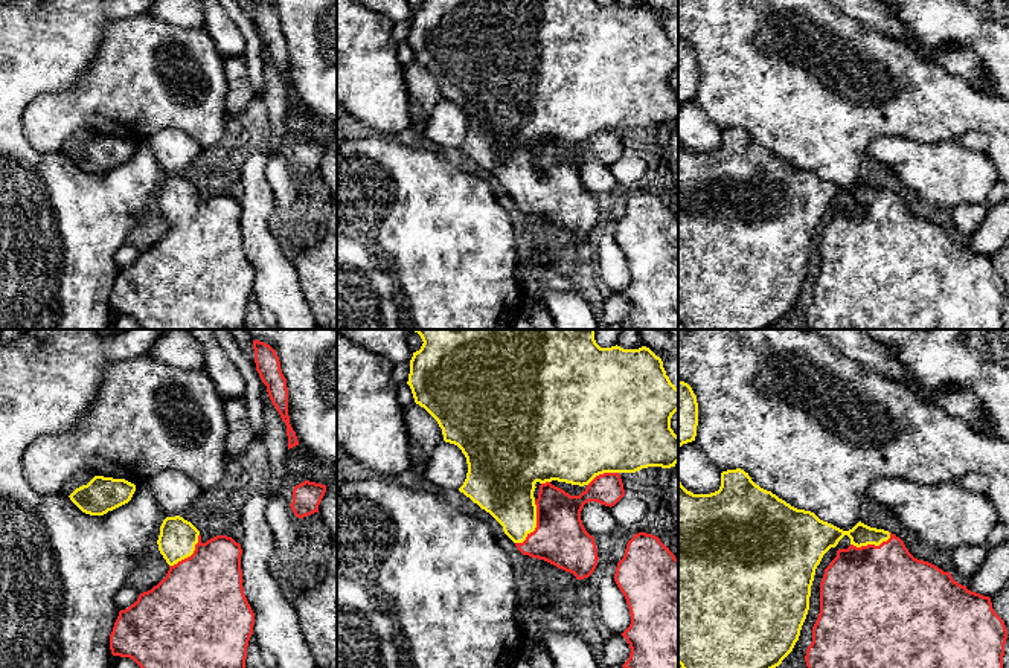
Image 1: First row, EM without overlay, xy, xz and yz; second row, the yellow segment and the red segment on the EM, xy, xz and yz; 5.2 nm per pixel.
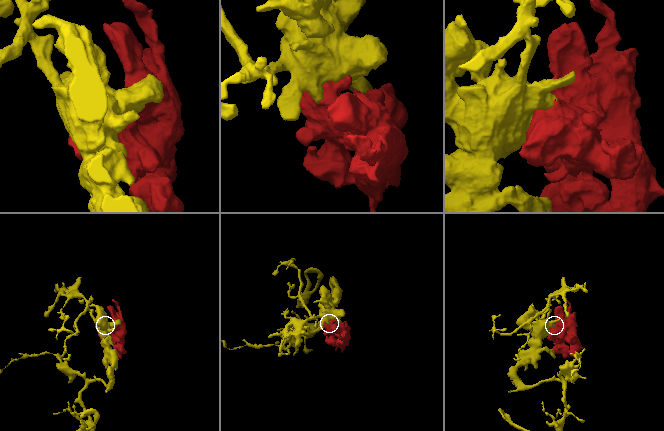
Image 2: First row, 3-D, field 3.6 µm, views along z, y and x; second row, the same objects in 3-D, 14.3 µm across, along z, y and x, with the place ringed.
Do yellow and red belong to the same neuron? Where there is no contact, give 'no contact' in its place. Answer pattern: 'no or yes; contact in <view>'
yes; contact in xz

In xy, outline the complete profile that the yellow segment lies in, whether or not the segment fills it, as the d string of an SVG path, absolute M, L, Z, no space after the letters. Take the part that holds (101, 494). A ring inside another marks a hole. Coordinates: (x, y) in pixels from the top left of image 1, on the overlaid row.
M94 476L87 485L76 488L69 497L85 514L104 515L128 503L136 485L125 479Z

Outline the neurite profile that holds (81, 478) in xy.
M78 471L64 485L62 493L70 496L76 488L87 485L94 476L88 471Z

